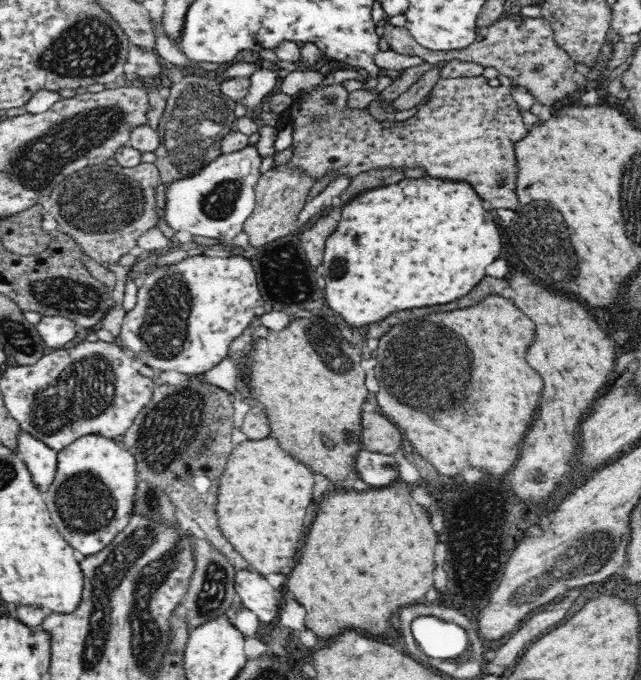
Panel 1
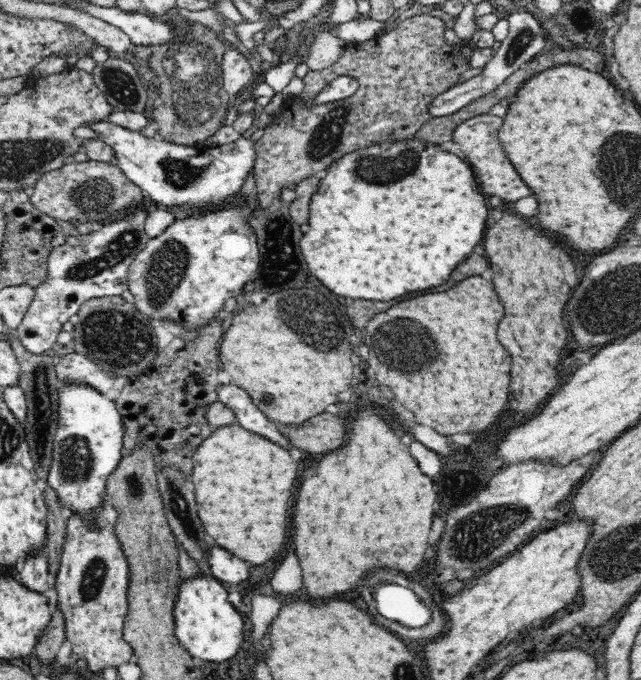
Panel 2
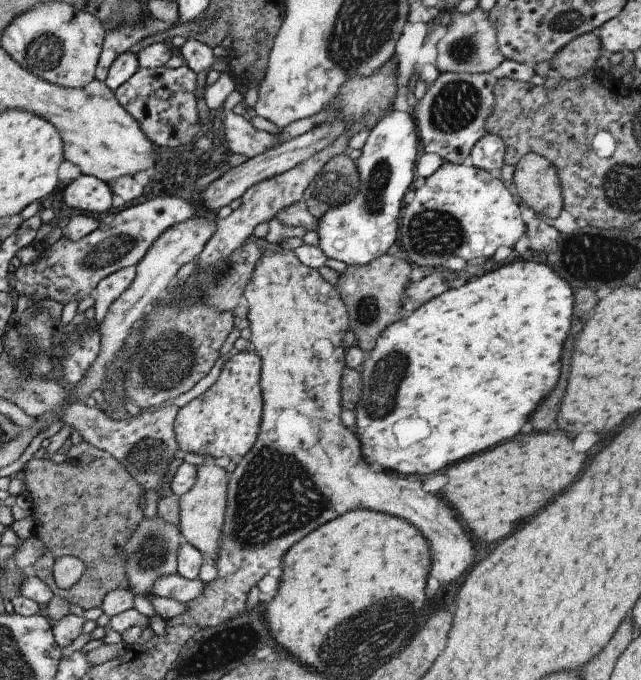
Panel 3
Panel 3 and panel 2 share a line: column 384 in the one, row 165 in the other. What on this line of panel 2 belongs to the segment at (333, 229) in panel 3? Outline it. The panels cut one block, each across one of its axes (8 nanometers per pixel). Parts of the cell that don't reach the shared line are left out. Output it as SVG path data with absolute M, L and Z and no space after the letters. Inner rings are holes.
M90 120L84 124L93 130L114 151L114 164L122 169L126 178L139 186L145 193L145 198L153 206L175 206L191 208L213 208L230 204L230 200L239 198L244 178L255 164L254 141L243 135L235 142L220 147L190 146L167 141L159 137L146 137L139 132L124 128L108 120Z

